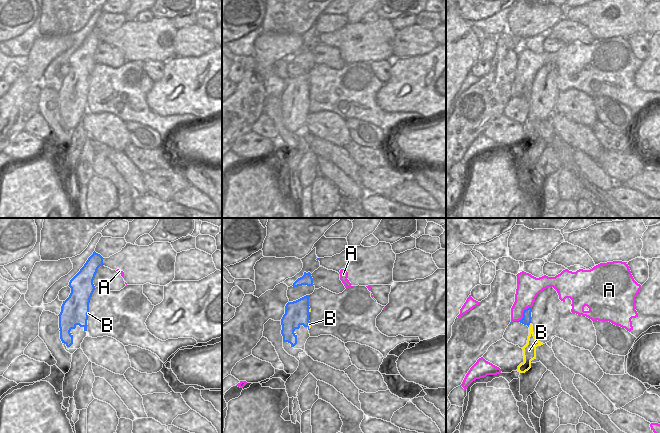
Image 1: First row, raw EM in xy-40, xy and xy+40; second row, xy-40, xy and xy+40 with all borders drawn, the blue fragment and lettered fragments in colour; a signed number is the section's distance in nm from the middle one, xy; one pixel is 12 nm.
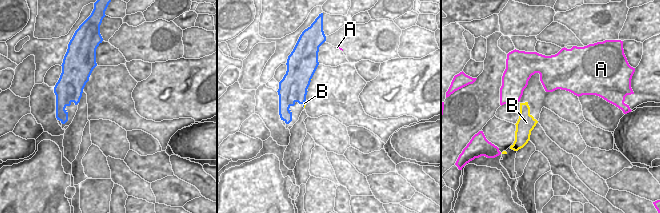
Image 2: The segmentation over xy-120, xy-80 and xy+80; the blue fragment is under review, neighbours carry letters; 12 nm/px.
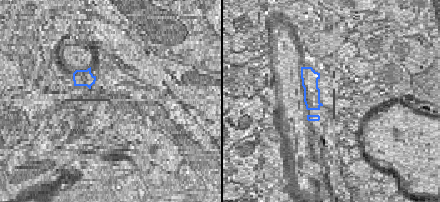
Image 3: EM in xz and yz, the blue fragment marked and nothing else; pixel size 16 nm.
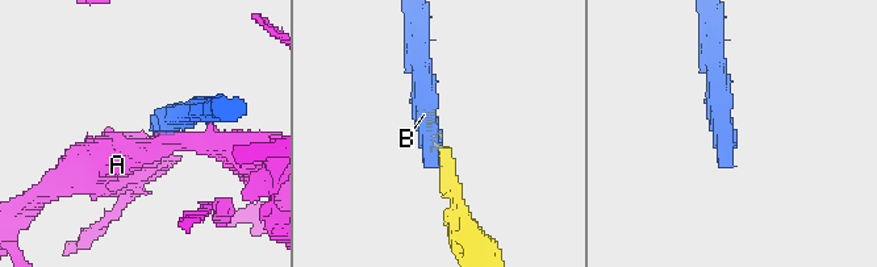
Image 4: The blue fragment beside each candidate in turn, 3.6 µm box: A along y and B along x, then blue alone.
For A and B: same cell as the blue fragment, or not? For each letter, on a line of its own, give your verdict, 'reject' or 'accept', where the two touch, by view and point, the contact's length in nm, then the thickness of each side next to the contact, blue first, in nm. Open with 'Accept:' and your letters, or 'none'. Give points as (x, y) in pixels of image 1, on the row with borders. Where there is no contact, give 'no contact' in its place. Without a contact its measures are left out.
Accept: B
A: reject; contact xy+40 (523, 315); length 300 nm; calibres 120 and 240 nm
B: accept; contact xy+40 (529, 324); length 50 nm; calibres 120 and 140 nm

